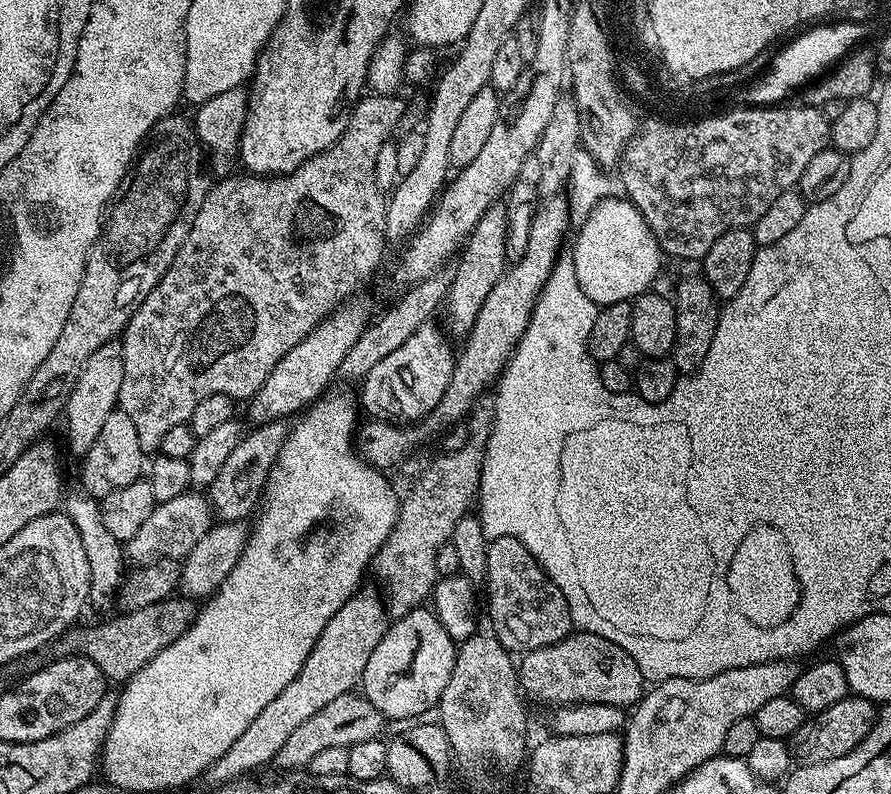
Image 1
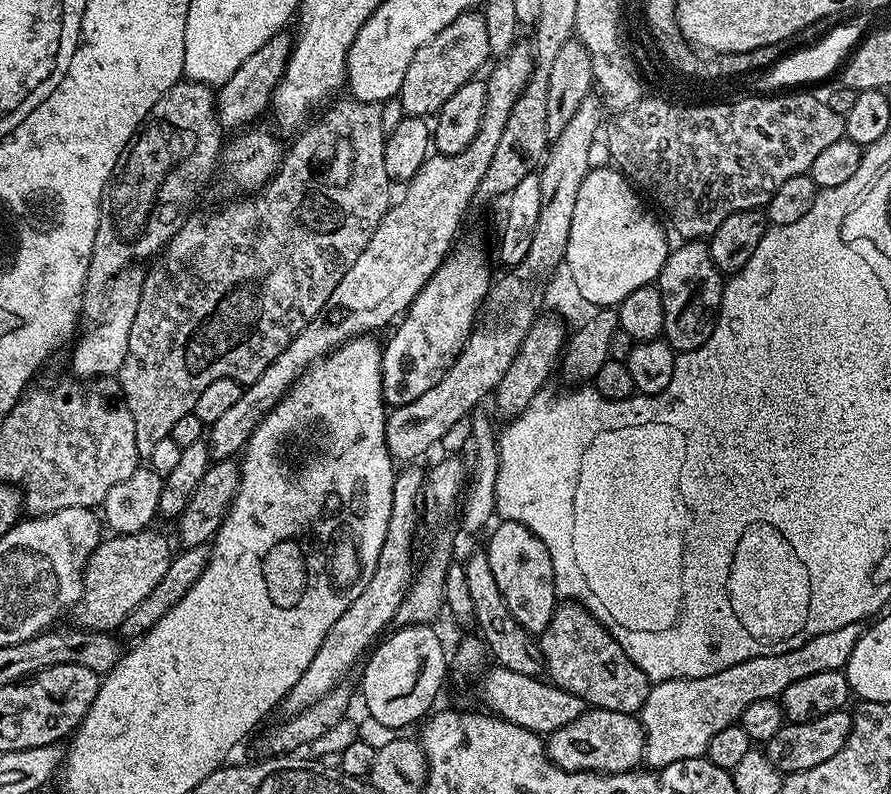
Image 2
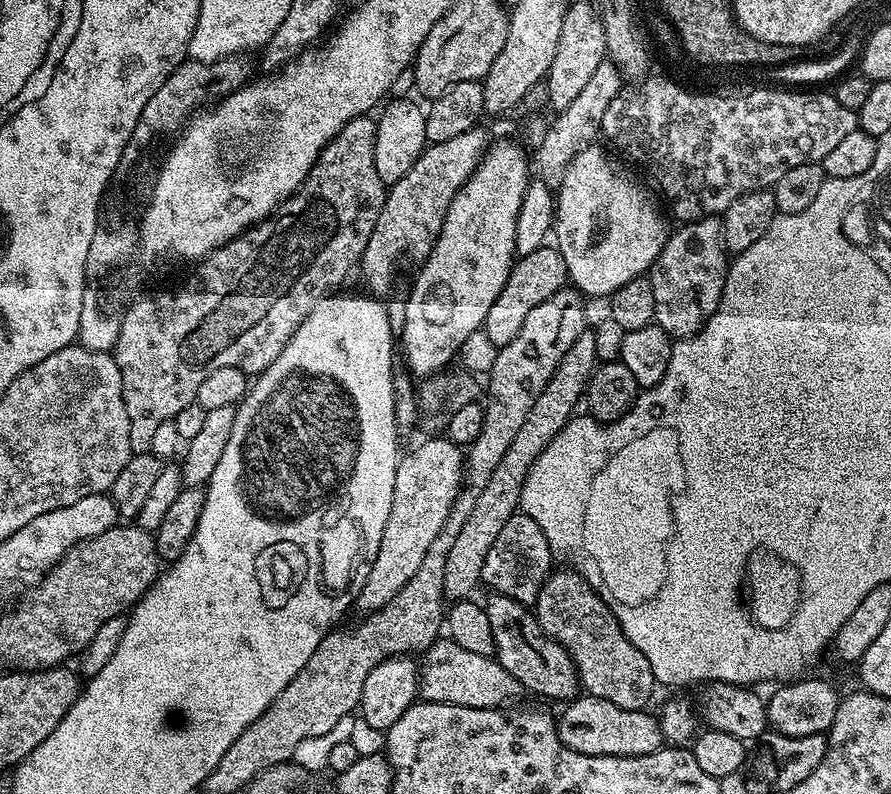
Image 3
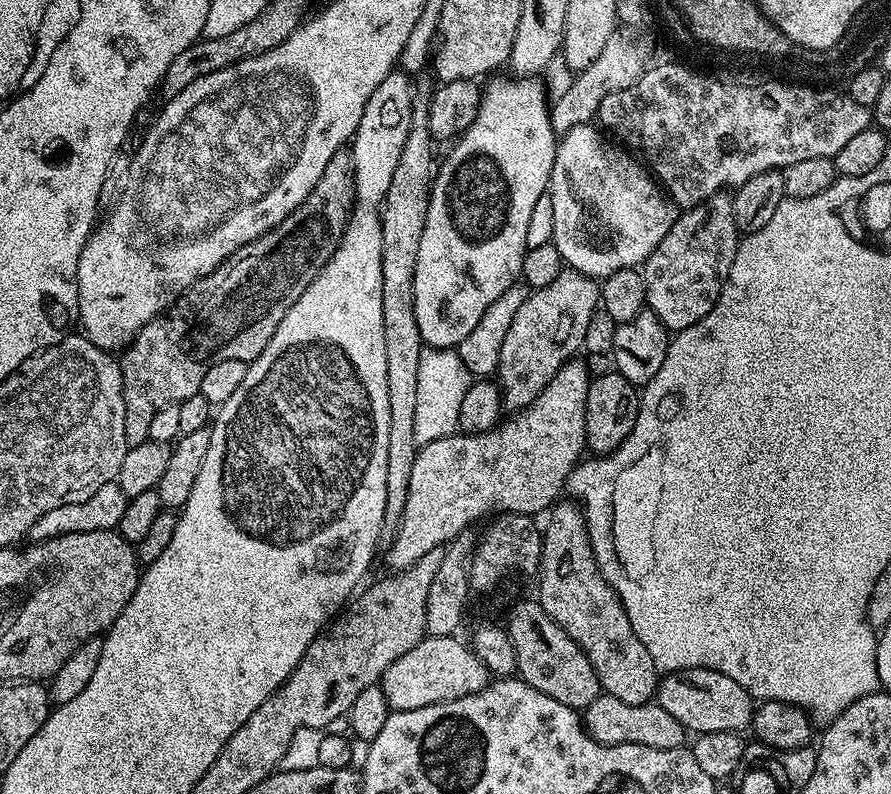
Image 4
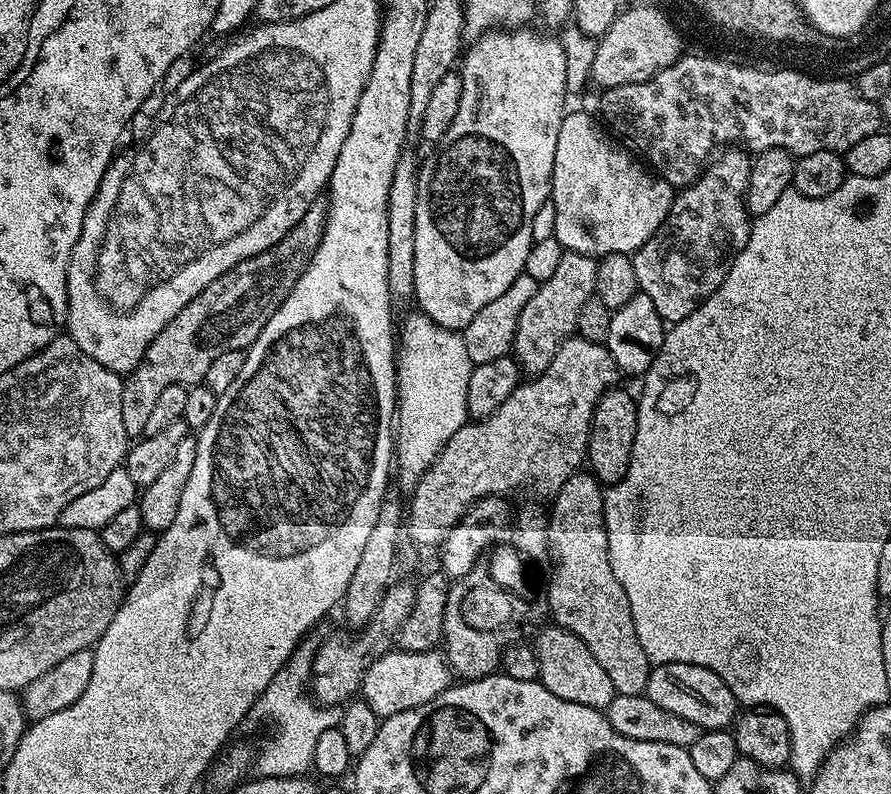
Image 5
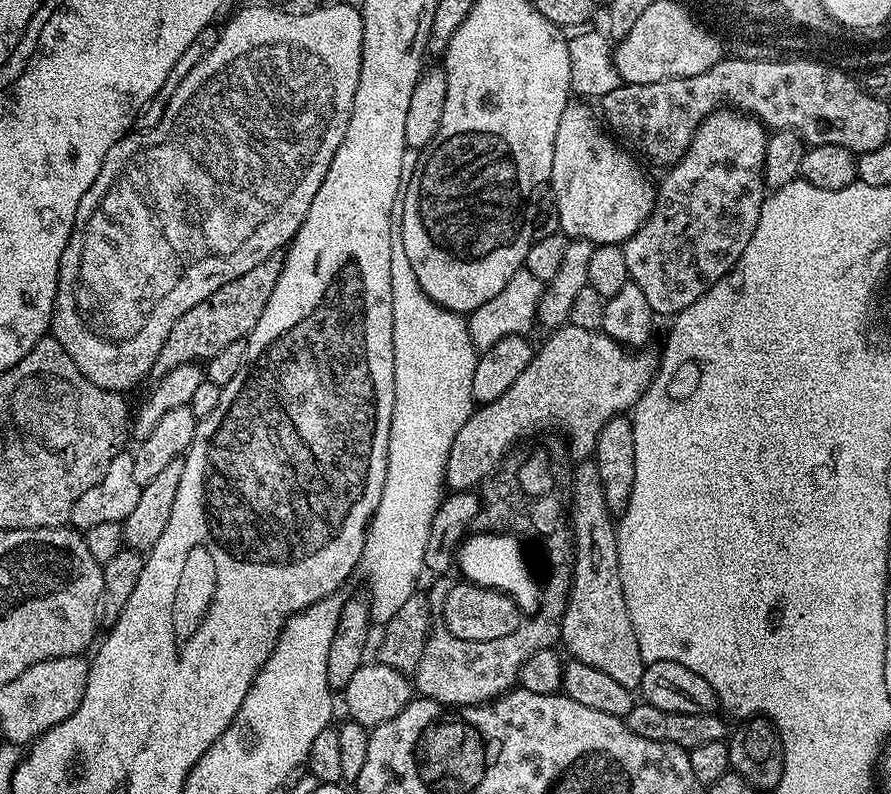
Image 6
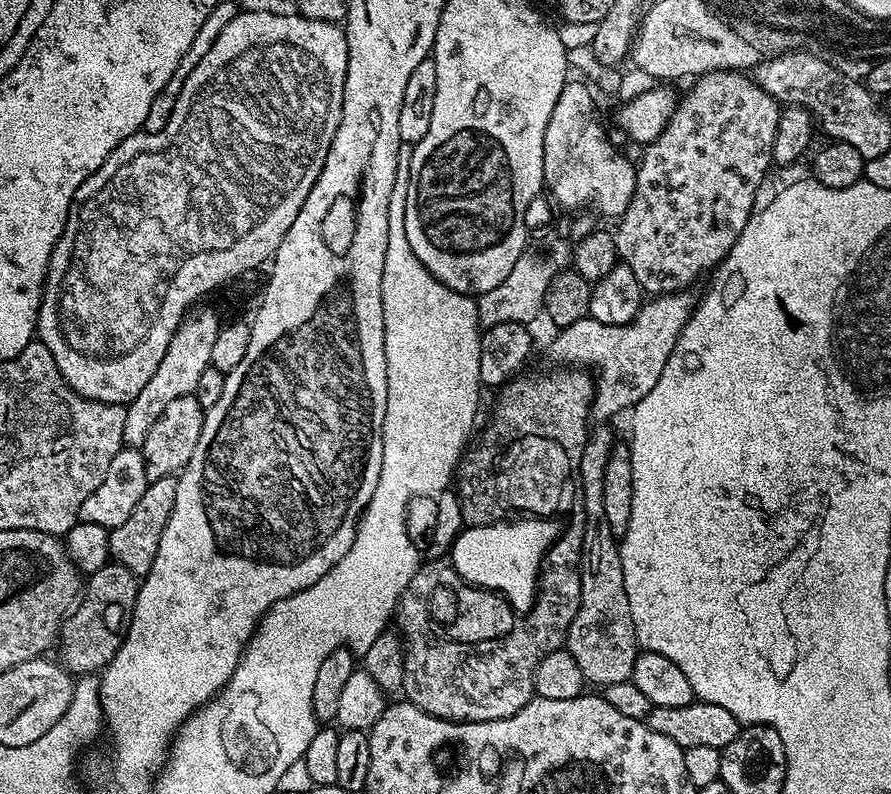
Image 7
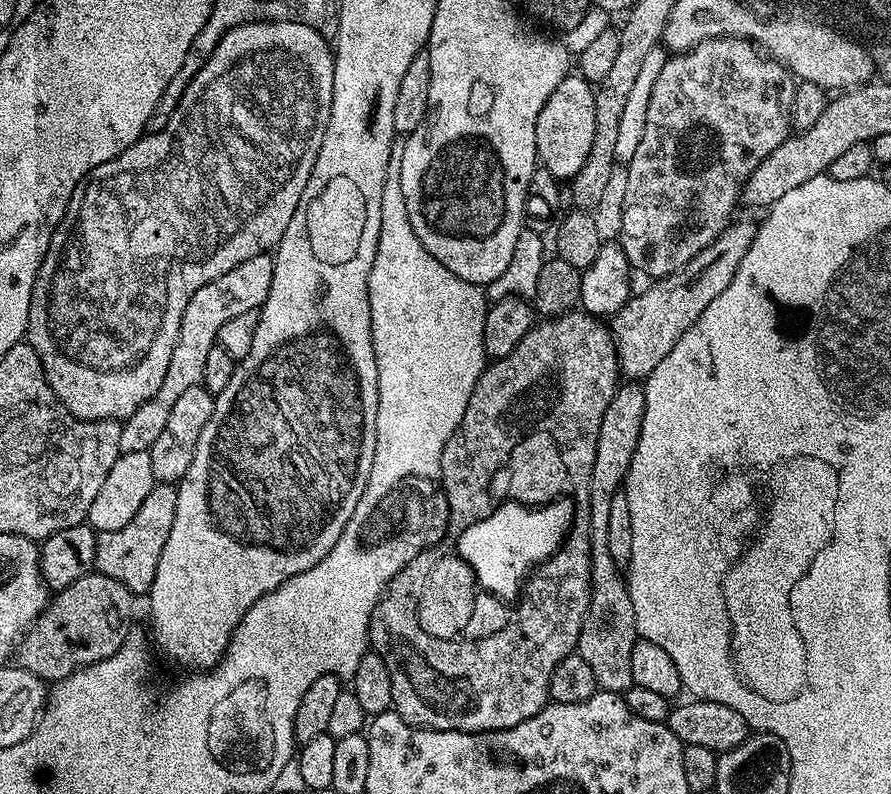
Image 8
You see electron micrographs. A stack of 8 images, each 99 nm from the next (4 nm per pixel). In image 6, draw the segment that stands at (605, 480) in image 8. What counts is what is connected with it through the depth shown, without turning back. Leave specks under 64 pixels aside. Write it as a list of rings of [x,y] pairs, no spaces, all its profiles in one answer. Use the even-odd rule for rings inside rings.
[[[595,459],[581,460],[575,467],[570,472],[572,500],[570,496],[567,509],[574,555],[572,589],[560,631],[563,651],[568,651],[571,659],[594,666],[594,670],[602,670],[602,674],[610,674],[610,678],[621,686],[636,690],[646,665],[638,650],[638,638],[634,638],[630,610],[626,610],[626,598],[622,594],[614,516],[606,506],[606,494],[602,494],[602,478],[598,478]]]

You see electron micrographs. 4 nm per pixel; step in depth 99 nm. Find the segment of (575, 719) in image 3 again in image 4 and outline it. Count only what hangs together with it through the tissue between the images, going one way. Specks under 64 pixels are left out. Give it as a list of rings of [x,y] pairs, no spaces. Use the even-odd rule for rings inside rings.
[[[602,694],[598,698],[594,698],[594,702],[590,702],[590,706],[583,709],[582,719],[584,721],[584,729],[603,744],[637,744],[638,746],[654,746],[658,750],[670,750],[671,748],[685,747],[686,730],[682,726],[682,722],[678,722],[678,718],[673,718],[666,710],[662,710],[659,702],[649,702],[639,704],[638,706],[630,706],[630,702],[622,702],[619,698],[614,698],[607,694]]]

